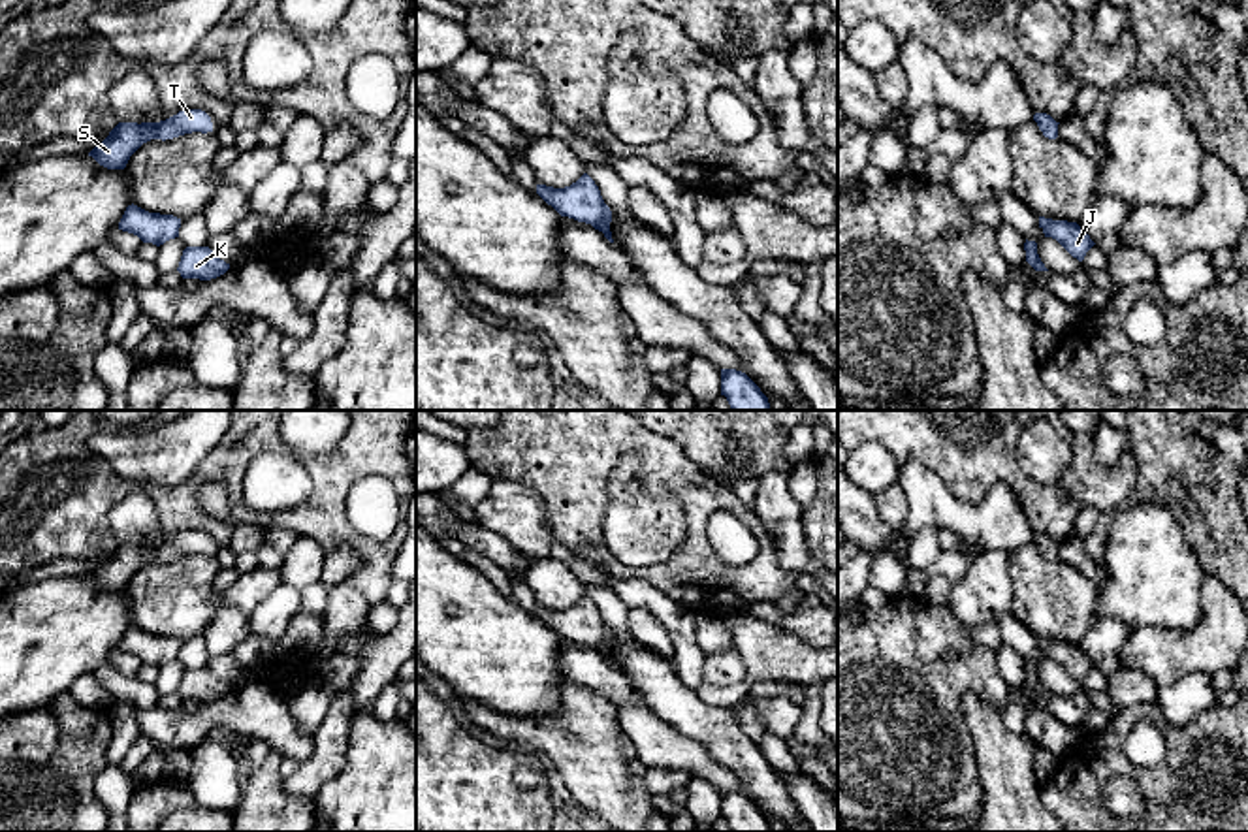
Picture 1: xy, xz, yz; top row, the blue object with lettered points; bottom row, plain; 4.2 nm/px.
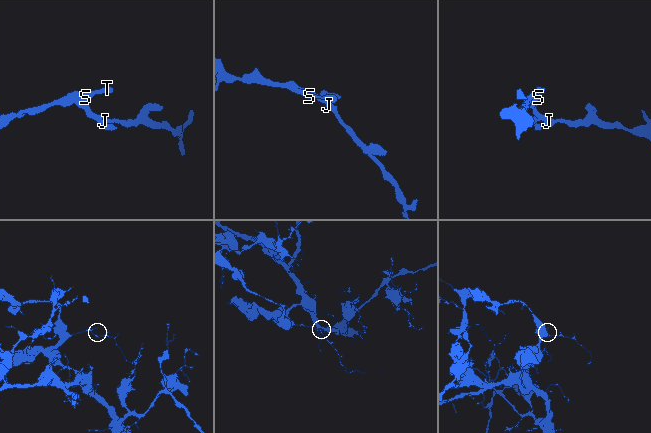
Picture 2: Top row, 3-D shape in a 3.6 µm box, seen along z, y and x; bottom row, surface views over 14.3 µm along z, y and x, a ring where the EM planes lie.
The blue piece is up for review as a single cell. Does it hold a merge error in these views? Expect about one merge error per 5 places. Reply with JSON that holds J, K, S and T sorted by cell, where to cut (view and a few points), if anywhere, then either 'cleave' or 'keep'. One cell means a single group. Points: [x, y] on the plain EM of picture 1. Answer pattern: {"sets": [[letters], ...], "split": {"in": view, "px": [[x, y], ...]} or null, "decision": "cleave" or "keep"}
{"sets": [["J", "K", "S", "T"]], "split": null, "decision": "keep"}

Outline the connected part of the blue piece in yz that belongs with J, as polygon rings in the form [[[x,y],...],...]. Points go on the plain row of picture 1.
[[[1039,638],[1039,649],[1045,659],[1056,661],[1079,683],[1082,683],[1086,674],[1096,666],[1077,644]]]

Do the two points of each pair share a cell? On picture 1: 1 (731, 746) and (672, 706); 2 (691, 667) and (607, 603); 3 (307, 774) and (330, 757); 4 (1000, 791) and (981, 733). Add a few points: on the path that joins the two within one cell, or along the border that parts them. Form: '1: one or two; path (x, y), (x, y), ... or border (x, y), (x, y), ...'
1: one; path (716, 731), (688, 714)
2: two; border (610, 586), (629, 608)
3: one; path (313, 774), (324, 763)
4: one; path (1000, 776), (1000, 753), (996, 748)

